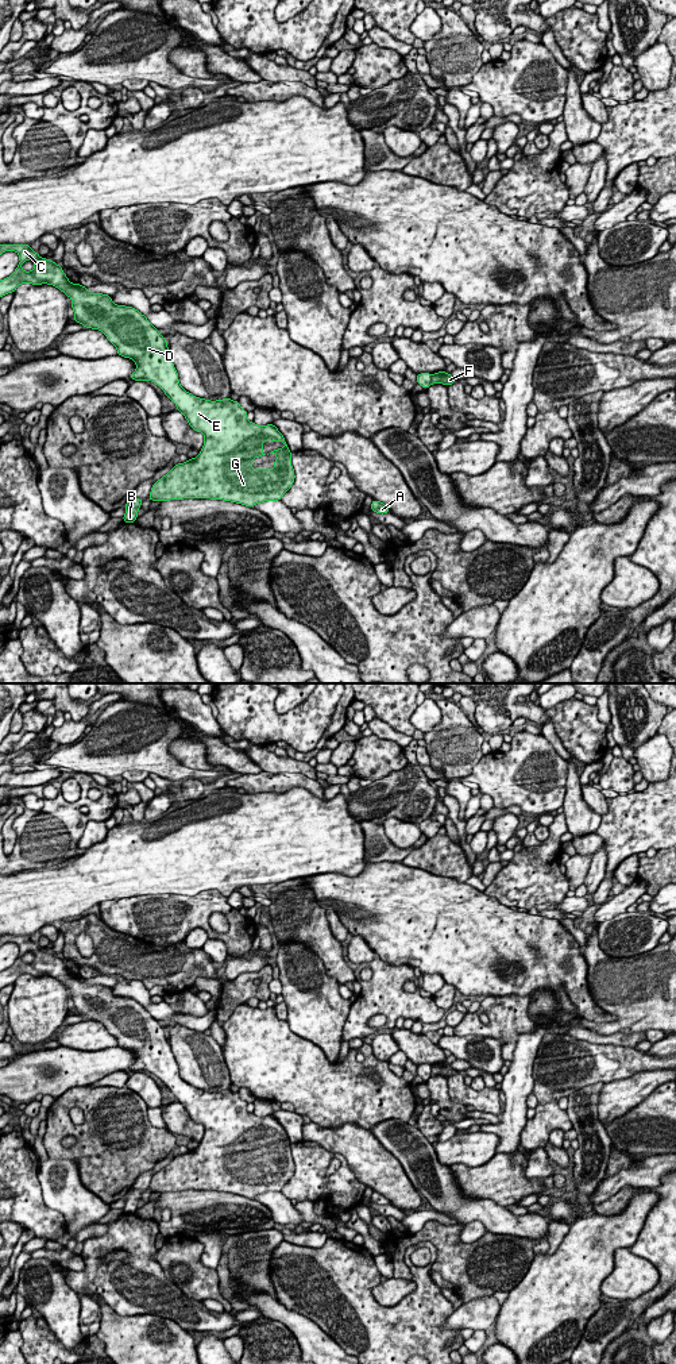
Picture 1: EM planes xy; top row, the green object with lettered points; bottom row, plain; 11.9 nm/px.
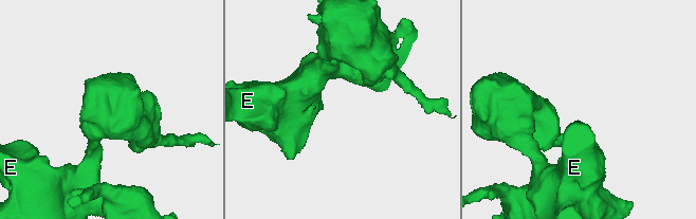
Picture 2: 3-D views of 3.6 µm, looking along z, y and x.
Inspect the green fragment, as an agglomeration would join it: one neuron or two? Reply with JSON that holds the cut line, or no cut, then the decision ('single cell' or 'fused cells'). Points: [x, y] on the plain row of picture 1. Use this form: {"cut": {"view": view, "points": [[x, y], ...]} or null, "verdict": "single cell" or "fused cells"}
{"cut": {"view": "xy", "points": [[431, 1066], [432, 1074]]}, "verdict": "fused cells"}

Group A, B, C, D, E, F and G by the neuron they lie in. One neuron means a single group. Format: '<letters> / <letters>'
A B C D E G / F

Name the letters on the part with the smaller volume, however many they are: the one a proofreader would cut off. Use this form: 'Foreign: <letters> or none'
Foreign: F

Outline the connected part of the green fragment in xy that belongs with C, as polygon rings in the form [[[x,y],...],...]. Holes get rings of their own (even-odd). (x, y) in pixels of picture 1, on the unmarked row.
[[[0,936],[0,947],[5,943],[16,943],[20,953],[9,968],[0,971],[0,989],[13,985],[20,975],[47,975],[58,979],[72,991],[74,1013],[85,1020],[101,1022],[117,1040],[117,1047],[130,1049],[136,1055],[136,1060],[130,1070],[134,1072],[148,1071],[158,1076],[185,1107],[189,1117],[204,1126],[204,1137],[196,1149],[174,1156],[166,1167],[152,1175],[148,1187],[151,1192],[210,1190],[255,1198],[270,1191],[279,1192],[291,1179],[295,1171],[291,1143],[278,1120],[274,1116],[256,1117],[254,1113],[248,1113],[247,1102],[231,1088],[210,1093],[186,1083],[179,1076],[166,1029],[144,1006],[132,998],[115,995],[108,986],[89,985],[88,979],[70,974],[58,955],[40,949],[30,936]],[[28,951],[32,951],[35,958],[31,963],[24,963],[22,956]],[[267,1132],[282,1133],[285,1137],[270,1144],[277,1147],[273,1160],[254,1160],[252,1151],[266,1147],[263,1134]]]

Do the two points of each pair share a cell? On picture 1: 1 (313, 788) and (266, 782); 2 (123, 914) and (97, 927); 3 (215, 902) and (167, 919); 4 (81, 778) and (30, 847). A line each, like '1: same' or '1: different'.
1: same
2: different
3: same
4: same

